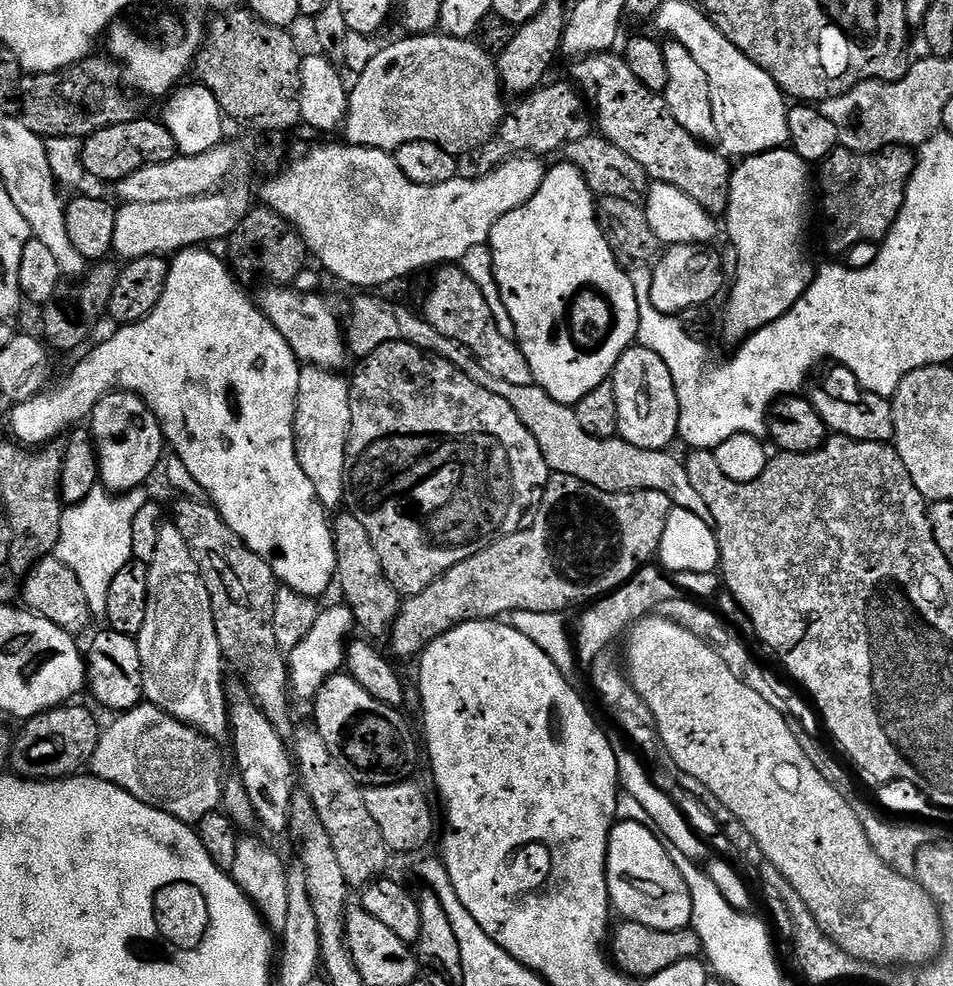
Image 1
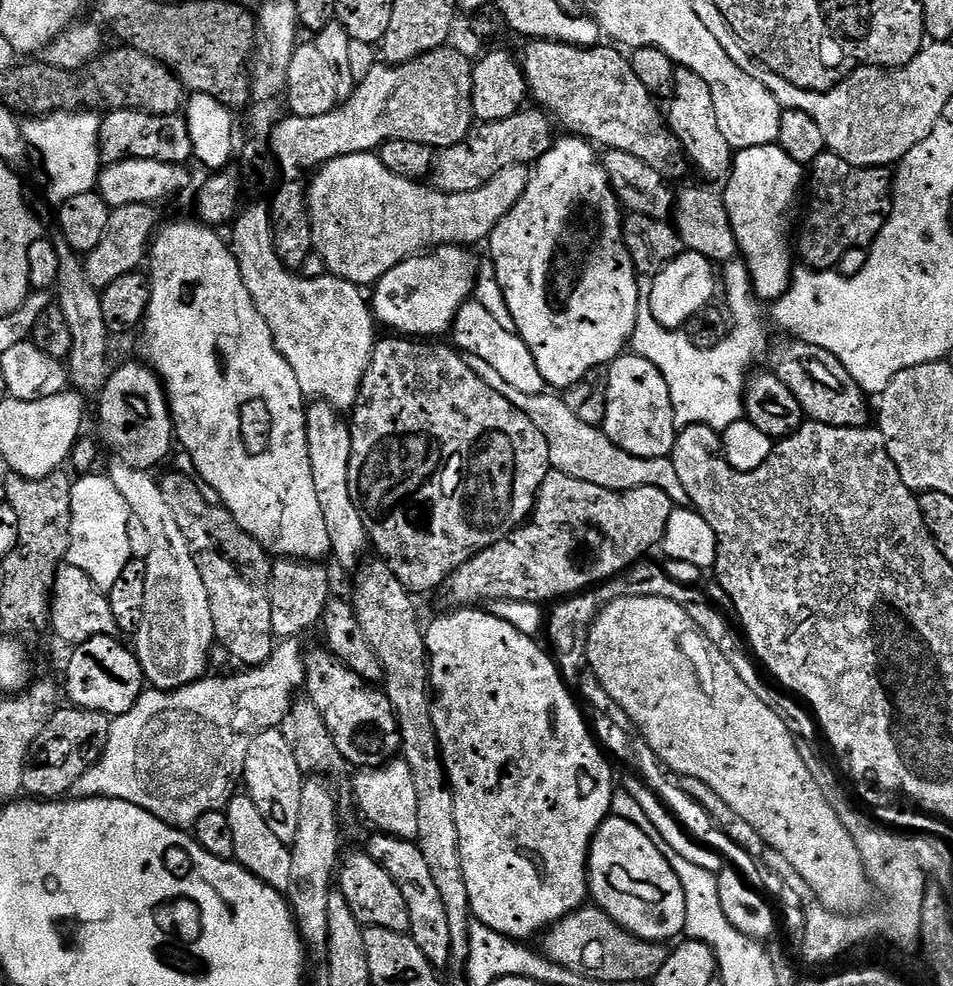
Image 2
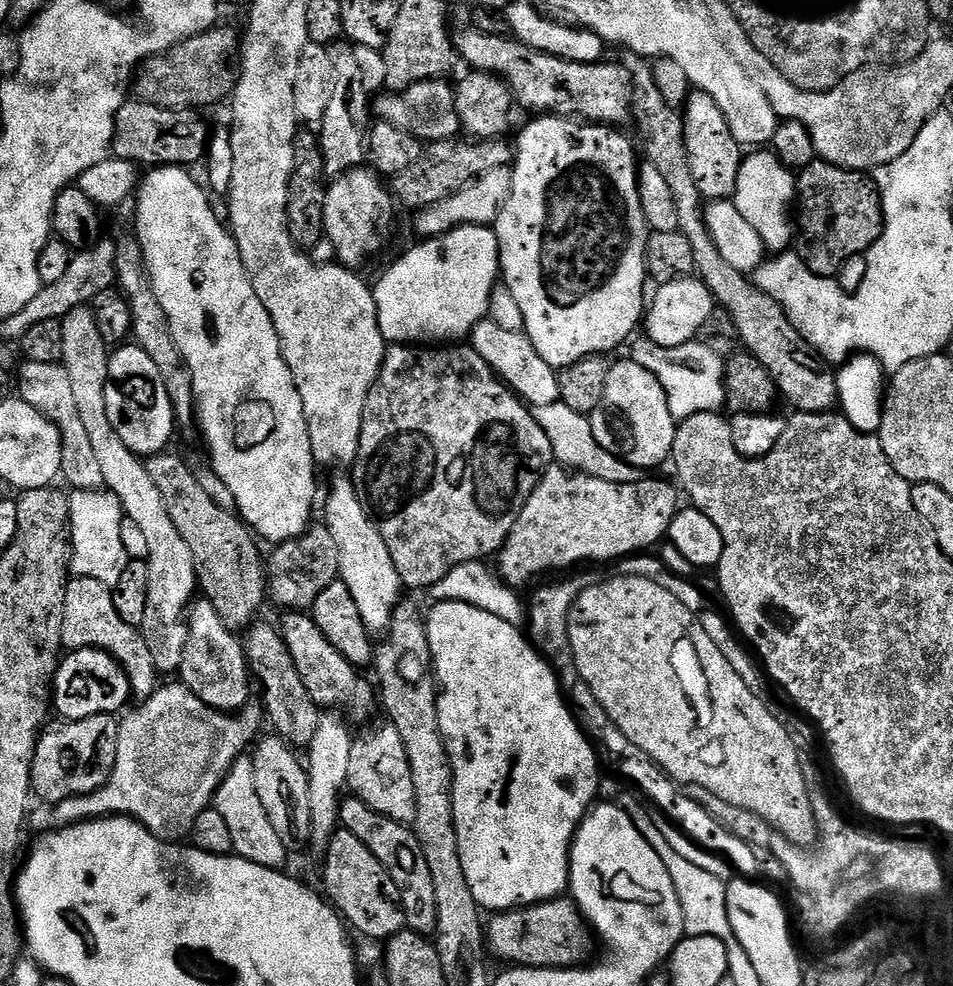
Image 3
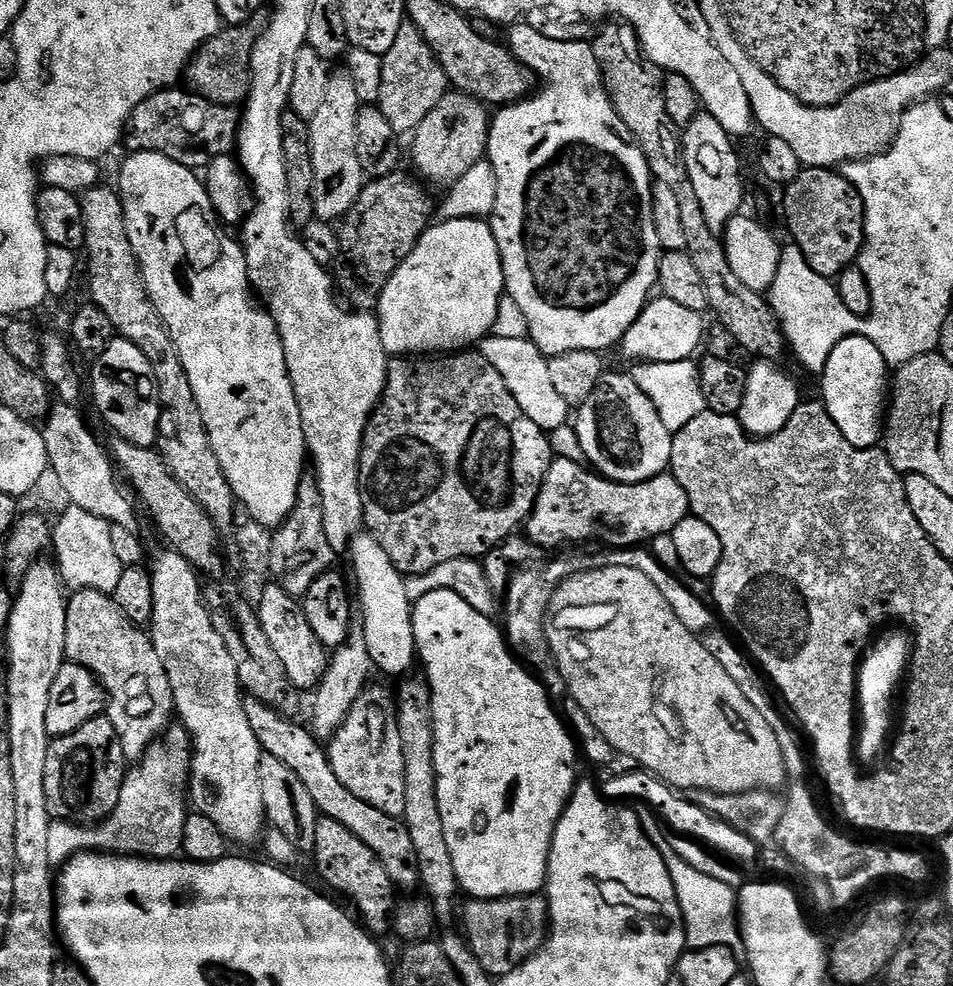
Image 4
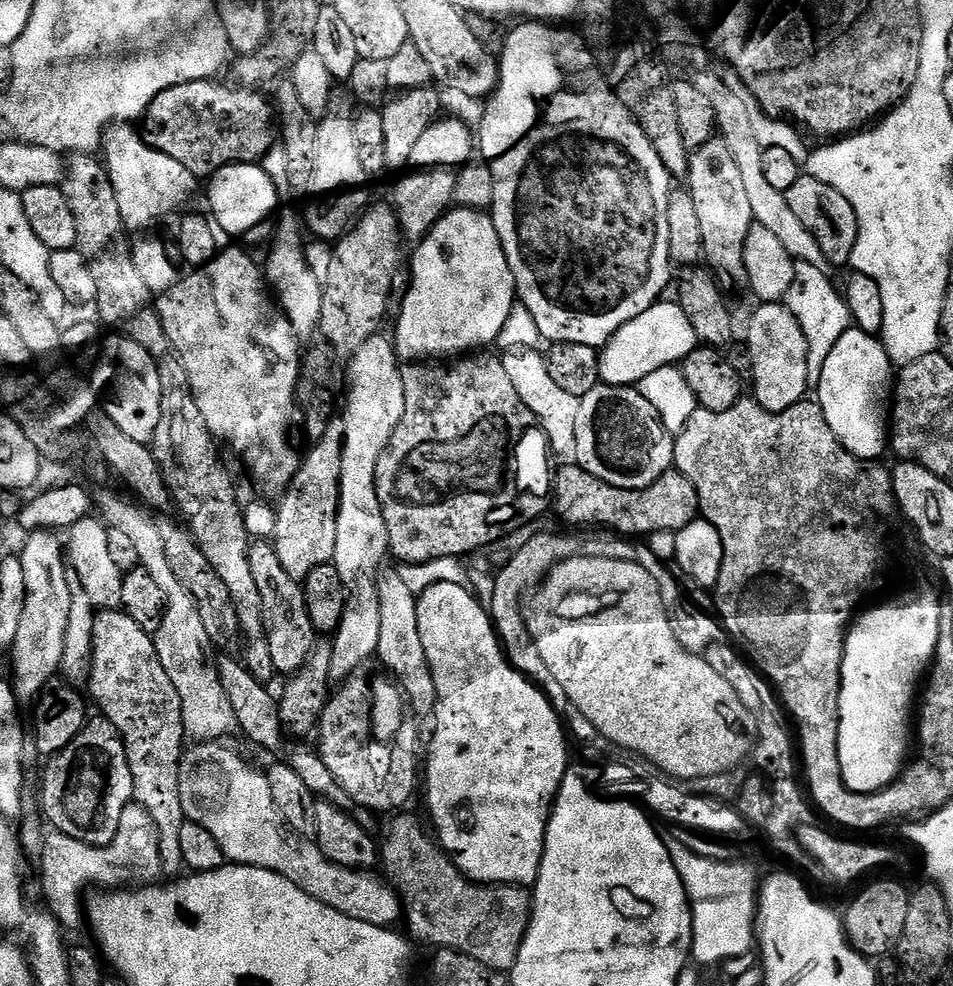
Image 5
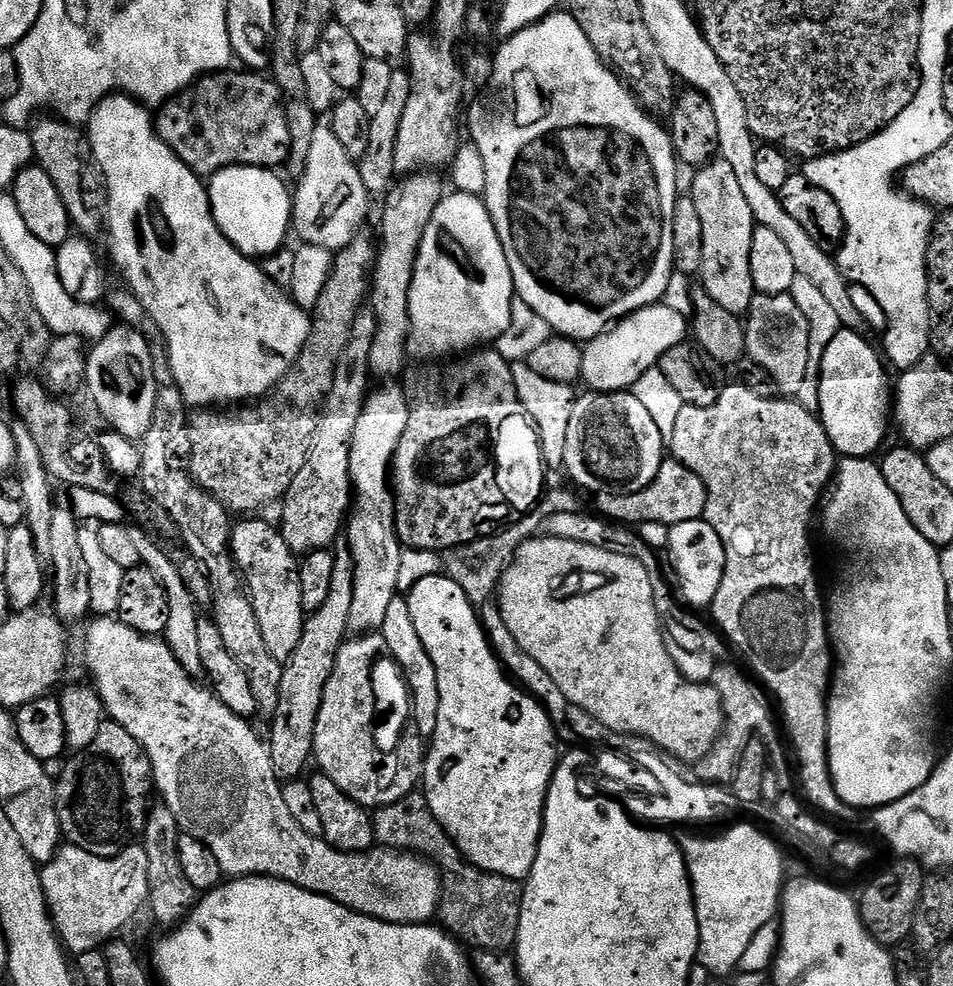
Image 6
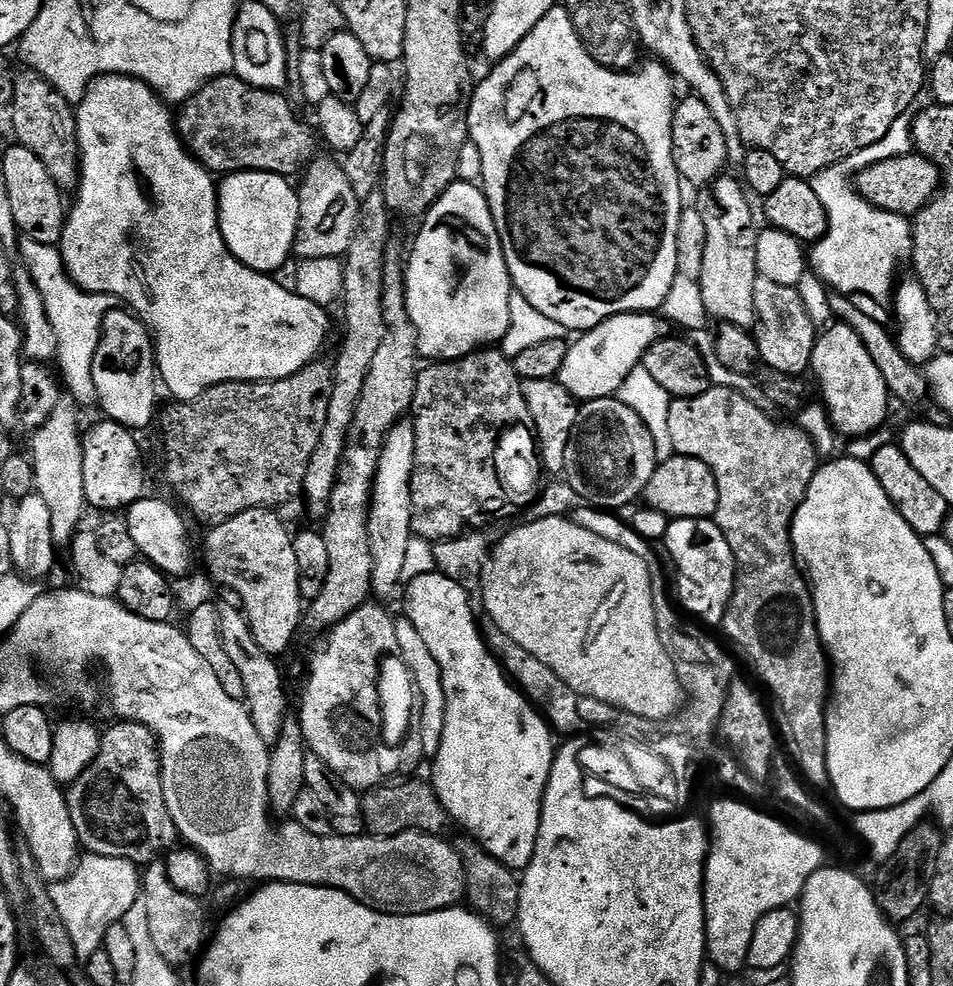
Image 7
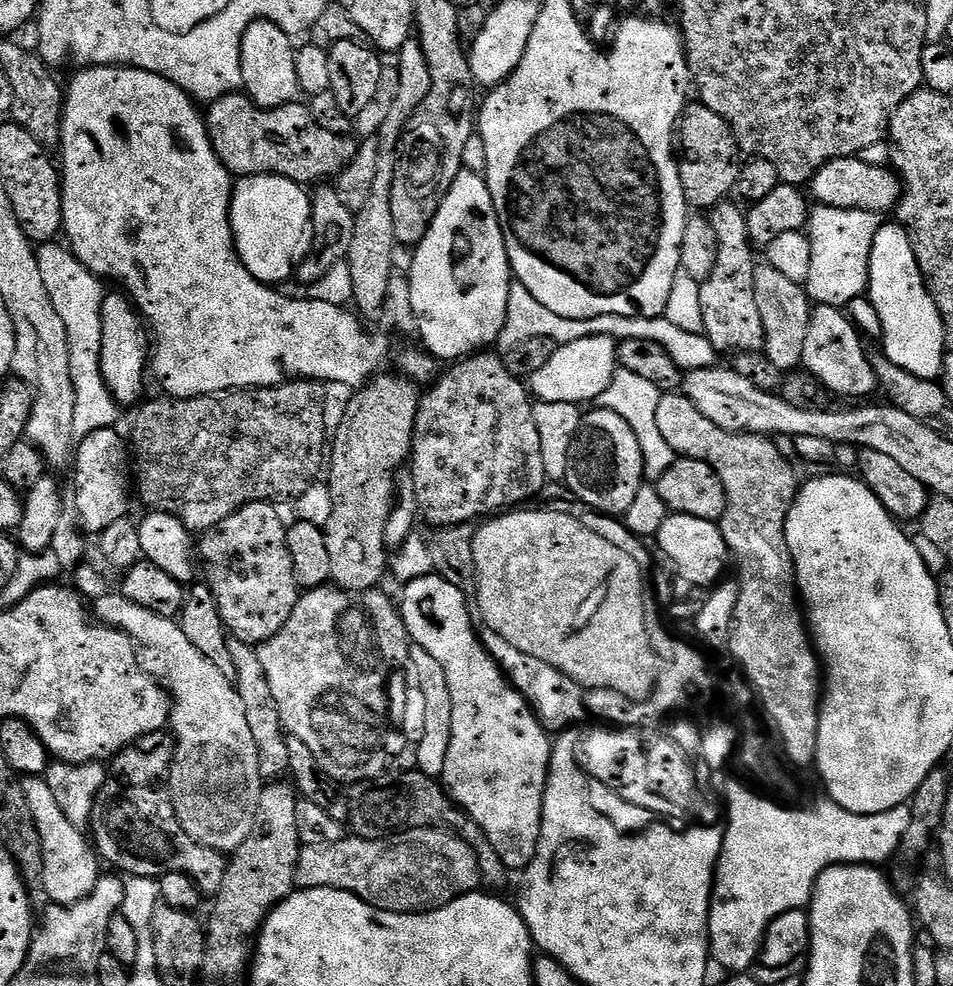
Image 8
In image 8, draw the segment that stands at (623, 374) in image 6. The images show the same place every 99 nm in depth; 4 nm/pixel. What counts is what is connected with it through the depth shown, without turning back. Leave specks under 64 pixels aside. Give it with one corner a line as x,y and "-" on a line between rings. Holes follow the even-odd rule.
610,336
584,337
557,347
554,358
530,378
530,392
539,402
566,402
584,406
587,400
599,401
612,376
618,371
618,344

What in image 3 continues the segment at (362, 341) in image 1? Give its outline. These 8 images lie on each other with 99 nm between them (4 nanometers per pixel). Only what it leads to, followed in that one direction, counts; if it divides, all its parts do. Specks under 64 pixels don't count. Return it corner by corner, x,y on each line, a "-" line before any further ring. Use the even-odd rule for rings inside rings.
559,402
550,406
532,408
532,416
546,430
546,438
550,438
552,454
557,465
563,466
574,472
585,472
587,476
602,478
602,482
615,484
636,484
645,479
645,469
635,468
619,460
614,454
602,450
598,446
598,438
592,433
592,421
588,416
570,410
570,406

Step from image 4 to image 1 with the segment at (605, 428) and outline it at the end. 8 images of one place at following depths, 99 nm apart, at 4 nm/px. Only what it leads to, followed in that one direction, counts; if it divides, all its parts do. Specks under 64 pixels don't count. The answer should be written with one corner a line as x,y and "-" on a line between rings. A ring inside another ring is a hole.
633,346
622,354
622,358
612,371
610,382
614,386
614,394
618,398
619,439
630,442
642,450
667,449
668,443
672,439
674,441
677,439
680,430
680,403
674,386
674,378
666,366
666,362
662,362
662,358
658,358
658,354
654,354
654,350

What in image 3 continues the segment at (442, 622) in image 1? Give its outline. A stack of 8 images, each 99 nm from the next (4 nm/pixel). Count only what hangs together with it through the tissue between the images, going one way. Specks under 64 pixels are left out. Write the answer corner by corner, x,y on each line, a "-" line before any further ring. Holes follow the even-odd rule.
563,466
550,467
532,491
518,522
514,522
508,540
495,557
495,571
508,587
523,590
535,576
544,576
547,572
560,572
563,568
572,568
587,560
615,562
626,556
643,553
651,549
648,548
651,544
659,545
667,537
668,527
678,511
677,489
673,488
664,480
645,478
636,484
615,484
602,482
602,478
587,476
585,472
574,472

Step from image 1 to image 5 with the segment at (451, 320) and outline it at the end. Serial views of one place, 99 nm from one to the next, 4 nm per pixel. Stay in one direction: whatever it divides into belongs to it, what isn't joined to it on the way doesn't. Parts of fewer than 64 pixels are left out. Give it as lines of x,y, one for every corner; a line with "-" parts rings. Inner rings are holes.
535,347
512,348
503,353
502,362
506,366
510,382
514,382
514,390
518,390
518,398
522,398
522,402
534,413
548,436
551,451
575,453
574,418
578,418
580,402
574,394
566,394
566,390
562,390
562,386
557,386
554,378
550,378
545,353

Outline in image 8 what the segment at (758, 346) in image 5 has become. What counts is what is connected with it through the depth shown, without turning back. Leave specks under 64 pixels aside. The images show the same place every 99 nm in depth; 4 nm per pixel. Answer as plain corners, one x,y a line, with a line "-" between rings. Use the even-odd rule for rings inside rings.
764,262
757,267
754,274
754,299
758,302
758,314
762,314
763,355
767,356
770,362
774,362
774,366
778,366
781,374
799,369
804,362
806,330
813,309
807,291

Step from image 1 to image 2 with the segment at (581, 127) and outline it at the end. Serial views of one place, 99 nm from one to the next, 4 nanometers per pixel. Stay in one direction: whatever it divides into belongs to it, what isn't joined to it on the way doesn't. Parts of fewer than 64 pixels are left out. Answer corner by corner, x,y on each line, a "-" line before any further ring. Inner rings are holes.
528,106
510,118
484,122
473,127
462,142
439,149
436,163
432,165
431,187
438,192
466,194
488,184
510,166
535,165
536,161
552,149
552,124
554,125
553,117
547,111

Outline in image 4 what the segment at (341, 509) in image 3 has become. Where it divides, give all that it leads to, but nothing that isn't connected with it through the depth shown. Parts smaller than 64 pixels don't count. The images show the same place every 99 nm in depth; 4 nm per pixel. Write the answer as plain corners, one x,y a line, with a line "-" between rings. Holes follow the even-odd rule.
358,534
352,539
351,556
351,575
354,577
354,592
358,597
358,620
364,630
366,650
370,650
370,658
379,671
381,668
386,675
396,676
395,678
407,677
411,673
408,671
411,670
412,663
415,665
418,657
412,625
414,604
406,594
406,578
397,570
394,562
390,562
390,554
378,546
371,534

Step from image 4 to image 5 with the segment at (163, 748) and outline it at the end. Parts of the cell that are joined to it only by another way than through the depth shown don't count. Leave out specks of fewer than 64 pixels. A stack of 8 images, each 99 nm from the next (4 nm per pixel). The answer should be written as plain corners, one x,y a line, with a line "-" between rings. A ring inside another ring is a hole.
133,802
122,810
122,822
118,822
114,842
99,848
78,842
78,838
70,838
70,834
52,830
45,835
44,849
39,854
38,863
40,884
44,887
43,903
47,911
51,912
61,929
76,928
86,920
86,908
82,903
86,892
83,888
100,884
96,886
115,890
125,882
152,882
161,875
158,826
154,826
154,818
150,818
142,805

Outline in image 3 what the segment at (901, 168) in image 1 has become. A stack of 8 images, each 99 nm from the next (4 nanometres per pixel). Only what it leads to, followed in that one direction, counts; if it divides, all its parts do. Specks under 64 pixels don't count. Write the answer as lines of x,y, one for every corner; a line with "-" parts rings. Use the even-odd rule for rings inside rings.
817,158
810,166
799,169
796,200
800,224
798,220
794,248
804,259
804,265
819,276
836,278
843,263
854,255
865,255
884,229
880,193
874,190
873,181
863,172
840,168

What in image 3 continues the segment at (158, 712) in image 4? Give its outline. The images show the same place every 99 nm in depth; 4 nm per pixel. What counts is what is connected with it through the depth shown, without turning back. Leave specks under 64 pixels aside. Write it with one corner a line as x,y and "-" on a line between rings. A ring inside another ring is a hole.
76,576
69,579
66,586
66,602
62,610
62,634
60,643
65,649
101,648
109,652
123,667
132,687
132,696
143,702
156,693
158,673
154,660
150,658
150,648
146,646
143,635
134,626
118,618
114,610
114,598
109,585
94,578

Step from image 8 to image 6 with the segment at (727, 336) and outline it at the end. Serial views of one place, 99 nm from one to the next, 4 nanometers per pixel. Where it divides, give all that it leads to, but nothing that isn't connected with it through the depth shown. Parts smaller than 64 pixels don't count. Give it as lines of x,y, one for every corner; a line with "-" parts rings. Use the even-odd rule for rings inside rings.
713,158
695,169
690,195
698,206
698,219
702,222
702,266
699,283
718,302
730,310
730,314
743,317
758,295
754,286
754,274
750,270
750,246
754,242
754,230
758,227
754,214
742,194
742,185
734,175
730,162

